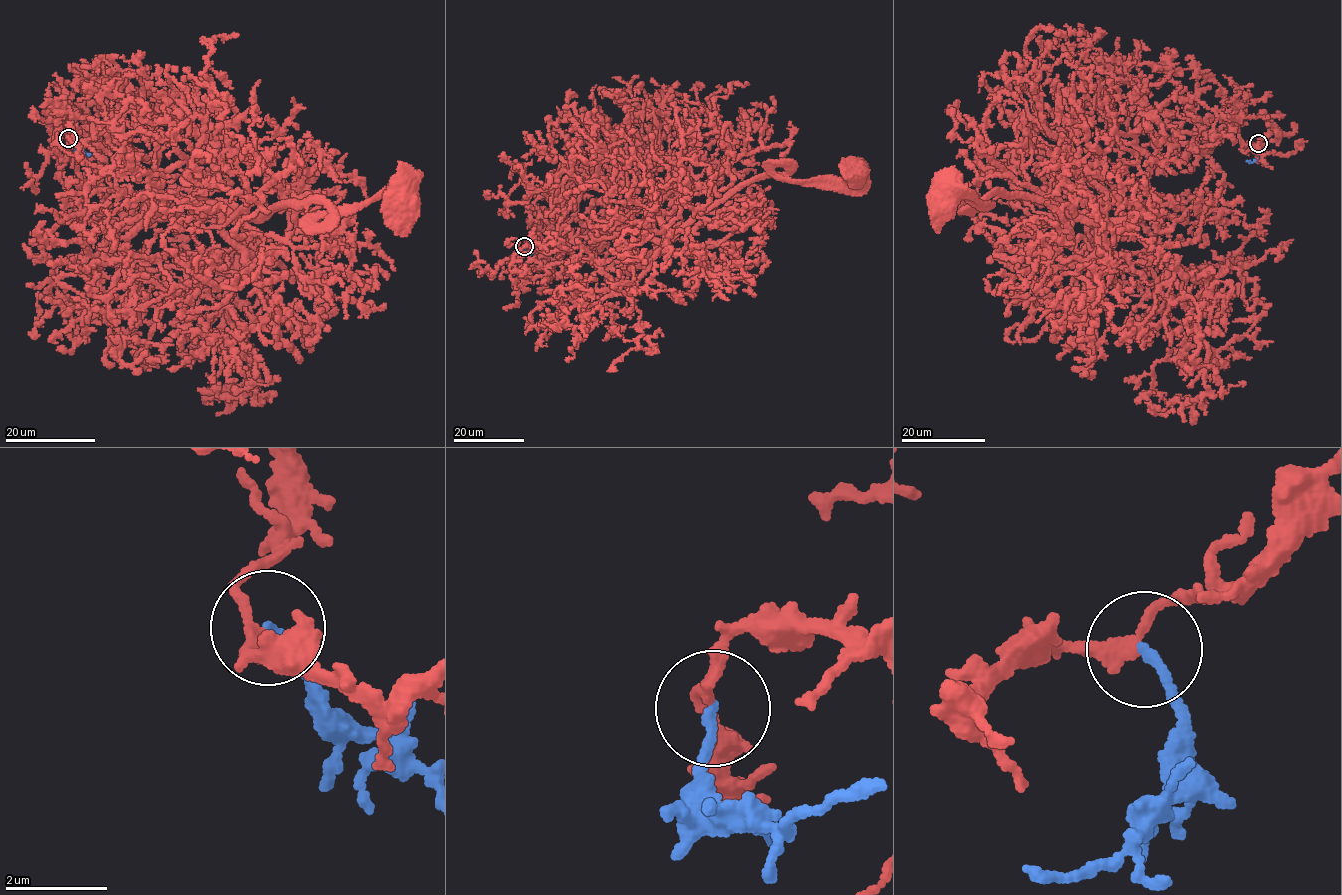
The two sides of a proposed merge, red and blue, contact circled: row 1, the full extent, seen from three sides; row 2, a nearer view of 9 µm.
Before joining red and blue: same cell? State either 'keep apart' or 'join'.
join

